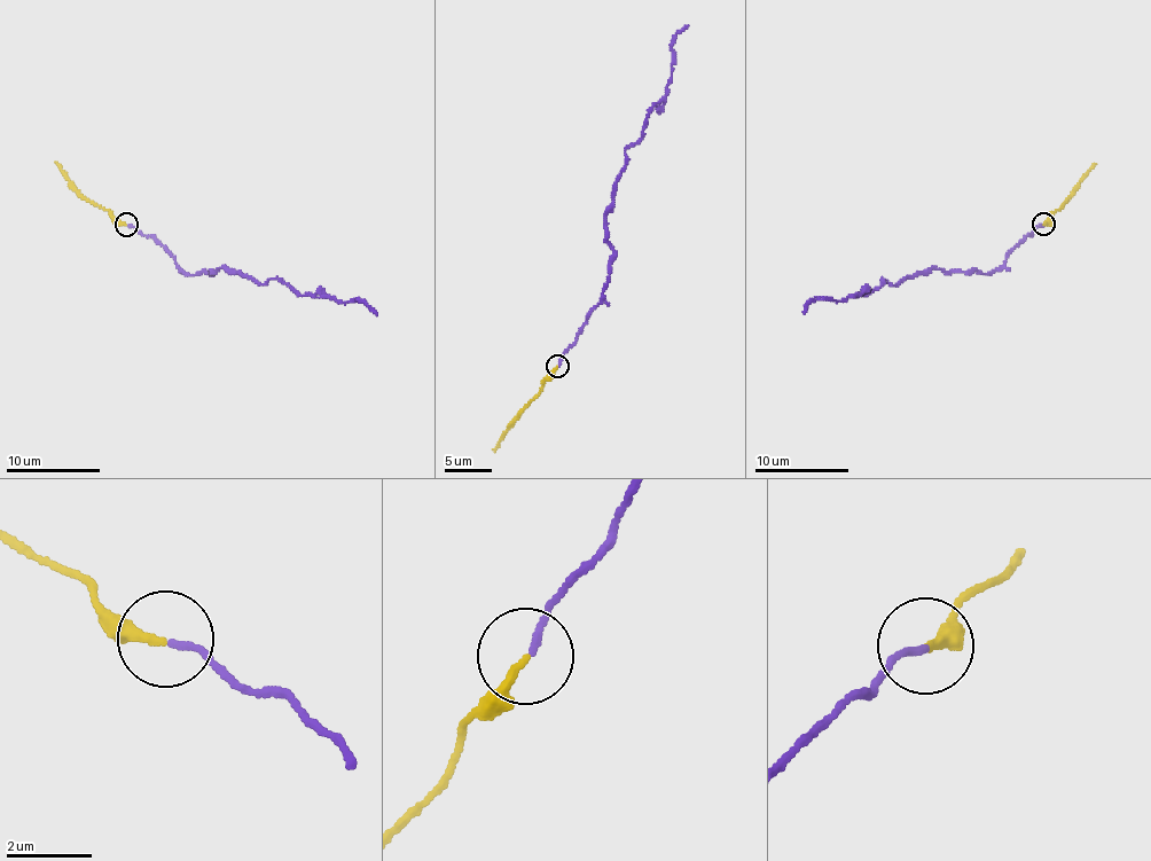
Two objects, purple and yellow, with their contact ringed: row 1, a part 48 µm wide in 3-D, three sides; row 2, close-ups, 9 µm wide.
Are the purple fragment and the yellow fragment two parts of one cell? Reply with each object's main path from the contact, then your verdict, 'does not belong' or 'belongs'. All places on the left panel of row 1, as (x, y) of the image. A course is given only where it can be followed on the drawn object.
purple runs (127, 225), (154, 237), (192, 275), (227, 267), (304, 295), (361, 299), (376, 315); yellow runs (125, 225), (85, 200), (55, 163); does not belong

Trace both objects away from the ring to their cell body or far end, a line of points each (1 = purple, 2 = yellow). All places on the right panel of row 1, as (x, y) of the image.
1: (1044, 224), (988, 274), (928, 268), (894, 286), (883, 280), (854, 297), (811, 299), (804, 313)
2: (1043, 225), (1096, 164)

